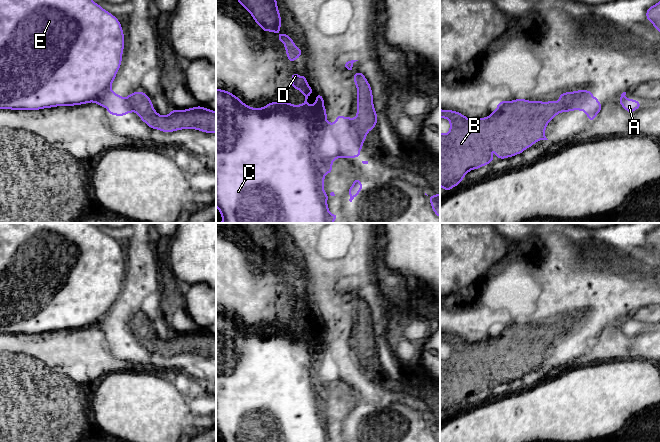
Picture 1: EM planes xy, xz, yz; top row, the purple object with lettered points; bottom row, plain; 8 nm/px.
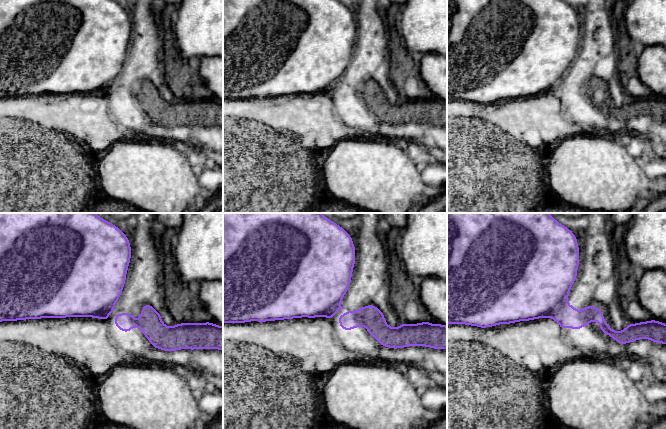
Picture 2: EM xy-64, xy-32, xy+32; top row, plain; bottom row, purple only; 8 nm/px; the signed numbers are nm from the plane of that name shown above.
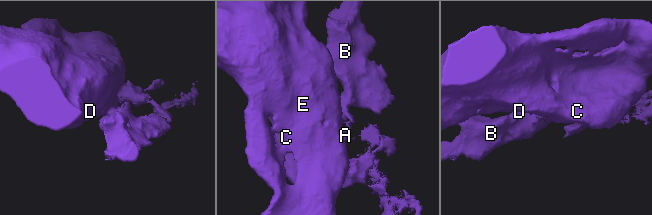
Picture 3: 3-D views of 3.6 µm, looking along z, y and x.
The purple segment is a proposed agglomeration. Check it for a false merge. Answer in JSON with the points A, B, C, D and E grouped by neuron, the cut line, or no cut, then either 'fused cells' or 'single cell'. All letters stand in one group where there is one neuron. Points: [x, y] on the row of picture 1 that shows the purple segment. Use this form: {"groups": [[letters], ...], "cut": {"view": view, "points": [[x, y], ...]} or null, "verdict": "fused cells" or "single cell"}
{"groups": [["A", "C", "D", "E"], ["B"]], "cut": {"view": "yz", "points": [[566, 99], [560, 111]]}, "verdict": "fused cells"}

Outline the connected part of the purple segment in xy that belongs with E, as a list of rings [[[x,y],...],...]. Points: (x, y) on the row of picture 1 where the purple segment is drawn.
[[[0,0],[0,25],[4,26],[4,45],[0,45],[0,109],[11,110],[40,110],[57,106],[74,106],[95,102],[102,108],[107,107],[110,115],[122,117],[130,112],[135,112],[132,100],[136,92],[127,98],[115,94],[111,85],[116,77],[124,49],[124,33],[119,20],[103,9],[93,0]]]

